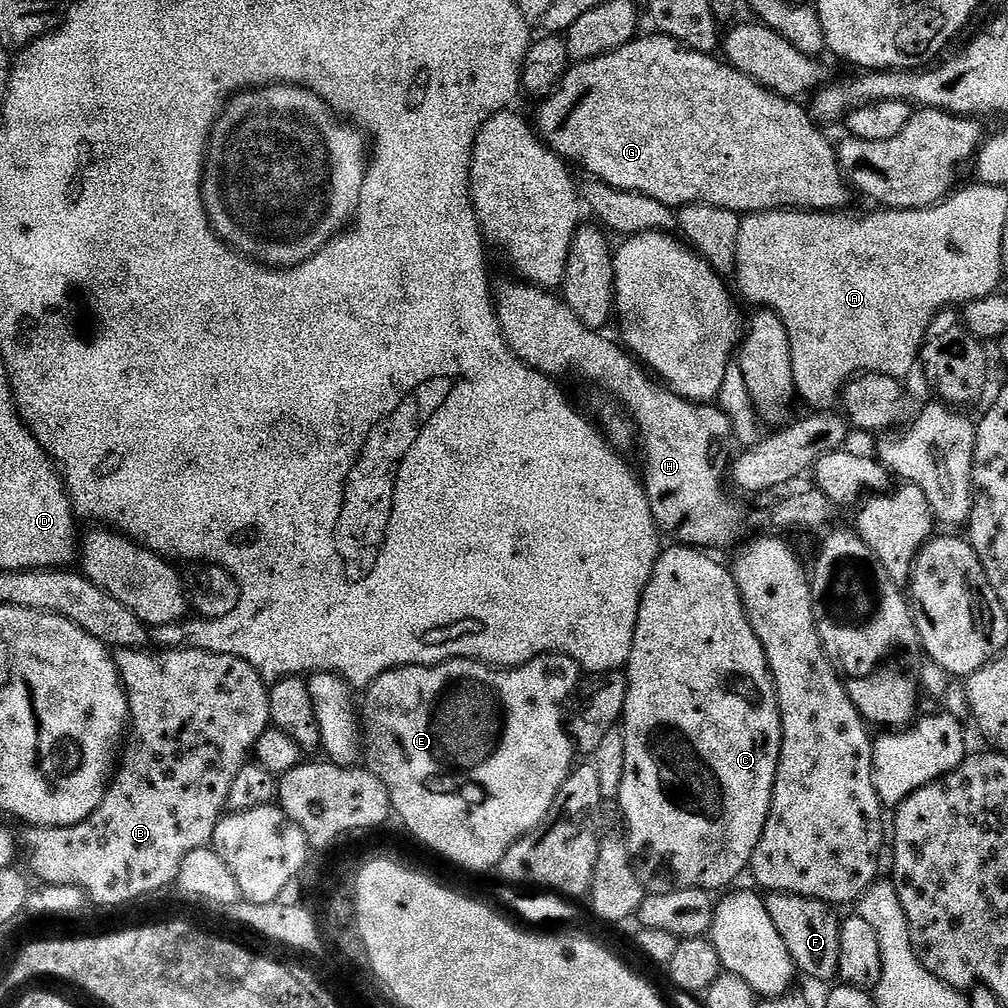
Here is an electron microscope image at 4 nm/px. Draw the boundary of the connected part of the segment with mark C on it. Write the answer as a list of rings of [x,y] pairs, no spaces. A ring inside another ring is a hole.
[[[668,546],[668,547],[665,547],[665,548],[664,548],[664,549],[663,549],[663,551],[661,551],[661,554],[660,554],[660,557],[659,557],[659,558],[657,558],[657,560],[656,560],[656,565],[655,565],[655,566],[654,566],[654,570],[653,570],[653,571],[652,571],[652,577],[651,577],[651,578],[650,578],[650,582],[649,582],[649,583],[648,583],[648,584],[647,584],[647,586],[645,586],[645,588],[644,588],[644,596],[643,596],[643,598],[641,598],[641,600],[640,600],[640,609],[639,609],[639,610],[638,610],[638,622],[637,622],[637,623],[636,623],[636,629],[635,629],[635,630],[634,630],[634,642],[633,642],[633,643],[632,643],[632,649],[631,649],[631,650],[630,650],[630,658],[629,658],[629,659],[628,659],[628,662],[627,662],[627,665],[626,665],[626,675],[627,675],[627,678],[628,678],[628,689],[627,689],[627,690],[626,690],[626,702],[625,702],[625,703],[624,703],[624,715],[623,715],[623,717],[622,717],[622,731],[623,731],[623,733],[624,733],[624,738],[625,738],[625,740],[626,740],[626,768],[625,768],[625,769],[624,769],[624,770],[622,770],[622,786],[621,786],[621,787],[620,787],[620,795],[619,795],[619,797],[618,797],[618,805],[619,805],[619,804],[620,804],[620,808],[621,808],[621,810],[622,810],[622,811],[624,811],[624,820],[625,820],[625,822],[626,822],[626,823],[628,823],[628,832],[627,832],[627,831],[626,831],[626,840],[627,840],[627,843],[628,843],[628,844],[629,844],[629,845],[630,845],[630,848],[631,848],[631,851],[632,851],[632,852],[633,852],[633,853],[635,853],[635,855],[636,855],[636,856],[637,856],[637,857],[638,857],[638,863],[637,863],[637,864],[636,864],[636,874],[637,874],[637,876],[639,876],[639,878],[640,878],[640,883],[641,883],[641,884],[643,884],[643,885],[644,885],[644,887],[645,887],[645,889],[648,889],[648,890],[651,890],[651,891],[652,891],[652,892],[670,892],[670,891],[672,891],[672,889],[673,889],[673,888],[703,888],[703,889],[705,889],[705,890],[713,890],[713,889],[712,889],[712,888],[724,888],[724,887],[725,887],[725,888],[724,888],[724,889],[727,889],[727,888],[728,888],[728,887],[729,887],[729,886],[732,886],[732,885],[728,885],[728,886],[727,886],[727,884],[732,884],[732,883],[734,883],[734,882],[735,882],[735,880],[736,880],[736,879],[738,879],[738,878],[739,878],[739,876],[740,876],[740,875],[742,875],[742,874],[743,874],[743,872],[746,872],[746,869],[747,869],[747,868],[748,868],[748,867],[749,867],[749,865],[751,865],[751,863],[752,863],[752,855],[753,855],[753,854],[754,854],[754,850],[755,850],[755,849],[756,849],[756,847],[757,847],[757,846],[758,846],[758,842],[759,842],[759,841],[760,841],[760,839],[761,839],[761,838],[762,838],[762,834],[763,834],[763,833],[764,833],[764,827],[765,827],[765,826],[766,826],[766,822],[767,822],[767,821],[768,821],[768,815],[769,815],[769,814],[770,814],[770,810],[771,810],[771,809],[772,809],[772,795],[773,795],[773,794],[774,794],[774,786],[775,786],[775,785],[776,785],[776,771],[777,771],[777,770],[778,770],[778,762],[779,762],[779,761],[780,761],[780,747],[781,747],[781,746],[782,746],[782,730],[781,730],[781,729],[780,729],[780,707],[779,707],[779,706],[778,706],[778,702],[777,702],[777,701],[776,701],[776,683],[774,683],[774,682],[773,682],[773,681],[772,681],[772,671],[770,671],[770,670],[769,670],[769,669],[768,669],[768,659],[767,659],[767,658],[766,658],[766,650],[765,650],[765,649],[764,649],[764,647],[763,647],[763,646],[762,646],[762,642],[761,642],[761,641],[760,641],[760,639],[759,639],[759,638],[758,638],[758,634],[754,634],[754,626],[750,626],[750,622],[749,622],[749,621],[748,621],[748,615],[747,615],[747,614],[746,614],[746,610],[745,610],[745,609],[744,609],[744,603],[743,603],[743,602],[742,602],[742,598],[741,598],[741,597],[740,597],[740,591],[739,591],[739,590],[738,590],[738,586],[737,586],[737,585],[736,585],[736,580],[735,580],[735,578],[734,578],[734,577],[733,577],[733,576],[732,576],[732,574],[731,574],[731,571],[729,571],[729,569],[728,569],[728,568],[727,568],[727,567],[725,567],[725,565],[724,565],[724,568],[723,568],[723,566],[722,566],[722,565],[720,565],[720,564],[719,564],[719,562],[718,562],[718,561],[716,561],[716,560],[715,560],[715,558],[714,558],[714,557],[712,557],[712,556],[715,556],[715,555],[712,555],[712,554],[709,554],[709,553],[708,553],[708,552],[707,552],[707,551],[704,551],[704,550],[701,550],[701,549],[699,549],[699,548],[693,548],[693,547],[691,547],[691,546]]]

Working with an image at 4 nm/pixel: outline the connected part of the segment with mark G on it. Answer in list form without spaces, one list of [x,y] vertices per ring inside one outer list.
[[[663,34],[651,35],[641,35],[626,46],[605,56],[579,61],[575,66],[569,68],[563,82],[550,95],[539,101],[540,109],[536,112],[536,120],[534,119],[535,127],[538,129],[540,139],[561,160],[572,166],[581,164],[589,172],[587,174],[589,177],[627,192],[641,192],[674,210],[684,208],[687,204],[722,206],[737,214],[777,210],[835,212],[849,207],[848,192],[850,193],[850,188],[844,179],[843,172],[840,171],[837,149],[824,137],[823,130],[819,128],[821,125],[813,119],[805,105],[804,109],[795,99],[779,96],[777,92],[764,88],[757,80],[752,80],[746,74],[742,74],[723,59],[715,60],[717,58],[715,55],[706,52],[693,52],[692,49],[685,48],[677,40],[672,40]]]

